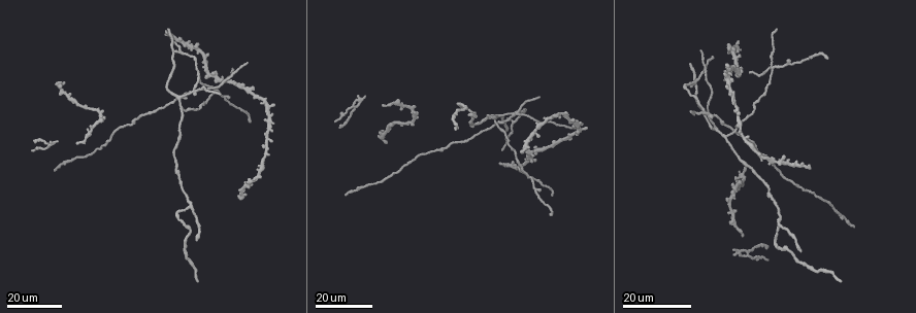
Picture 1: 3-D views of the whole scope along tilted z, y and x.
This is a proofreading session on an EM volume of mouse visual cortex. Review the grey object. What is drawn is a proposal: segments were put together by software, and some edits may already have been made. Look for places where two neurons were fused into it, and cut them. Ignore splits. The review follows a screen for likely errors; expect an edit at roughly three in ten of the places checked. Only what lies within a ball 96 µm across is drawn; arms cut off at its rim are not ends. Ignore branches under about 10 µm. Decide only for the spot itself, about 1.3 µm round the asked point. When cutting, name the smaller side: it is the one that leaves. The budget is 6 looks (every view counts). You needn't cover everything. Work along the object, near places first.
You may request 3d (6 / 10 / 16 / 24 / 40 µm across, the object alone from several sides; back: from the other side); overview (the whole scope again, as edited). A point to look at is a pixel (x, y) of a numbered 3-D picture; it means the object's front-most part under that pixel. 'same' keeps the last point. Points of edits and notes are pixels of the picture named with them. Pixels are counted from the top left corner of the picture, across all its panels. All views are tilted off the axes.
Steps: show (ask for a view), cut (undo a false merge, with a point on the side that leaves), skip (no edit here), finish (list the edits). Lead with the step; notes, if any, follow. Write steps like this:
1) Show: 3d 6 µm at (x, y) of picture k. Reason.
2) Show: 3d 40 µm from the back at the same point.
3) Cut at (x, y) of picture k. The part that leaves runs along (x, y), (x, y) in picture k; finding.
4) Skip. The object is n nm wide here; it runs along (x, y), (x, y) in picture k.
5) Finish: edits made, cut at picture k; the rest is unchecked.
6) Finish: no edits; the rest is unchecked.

Show: 3d 24 µm at (727, 139) of picture 1. Branch point.

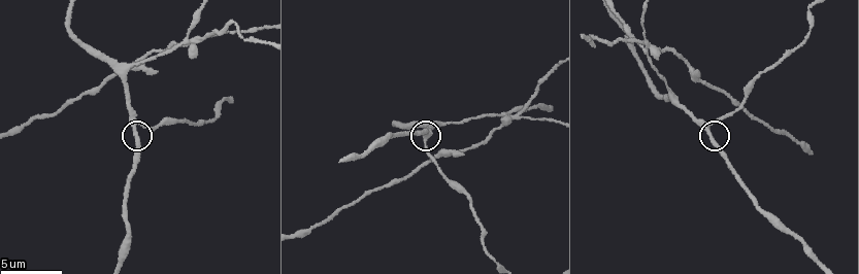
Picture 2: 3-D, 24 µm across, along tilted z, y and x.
Show: 3d 6 µm at (707, 129) of picture 2.

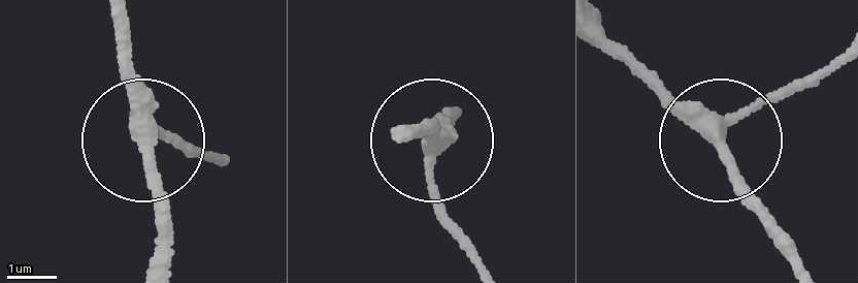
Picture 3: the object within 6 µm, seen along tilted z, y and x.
Skip. The side arm is 81 µm long; it runs along (844, 48), (724, 136), (737, 192), (789, 236) in picture 3; continuous, no second neuron.

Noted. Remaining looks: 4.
Show: 3d 16 µm at (530, 176) of picture 1.

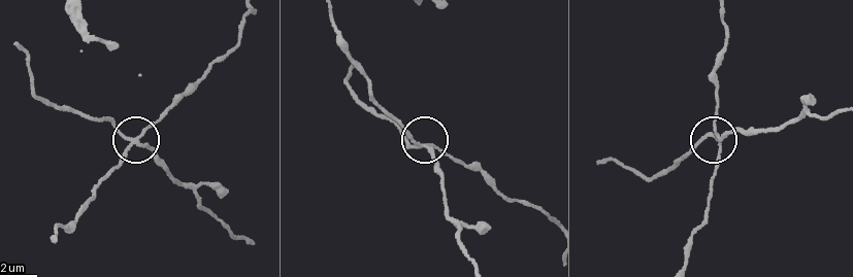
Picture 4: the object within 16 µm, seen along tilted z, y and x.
Show: 3d 6 µm at (717, 137) of picture 4.

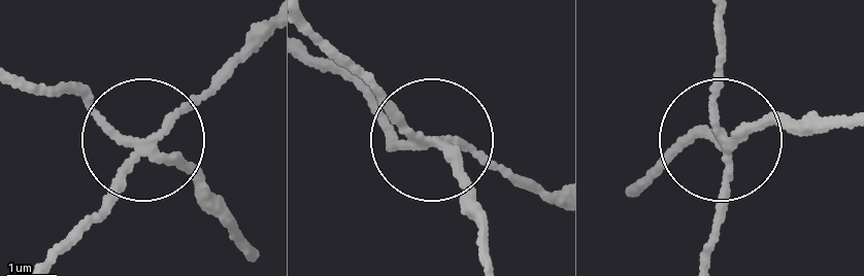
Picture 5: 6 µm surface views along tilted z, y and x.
Cut at (90, 110) of picture 5. 4 arms meet here; the part that leaves runs along (152, 148), (246, 245) in picture 5; a second neuron is stuck on.

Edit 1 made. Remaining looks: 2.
Finish: edits made, cut at picture 5; the rest is unchecked.

